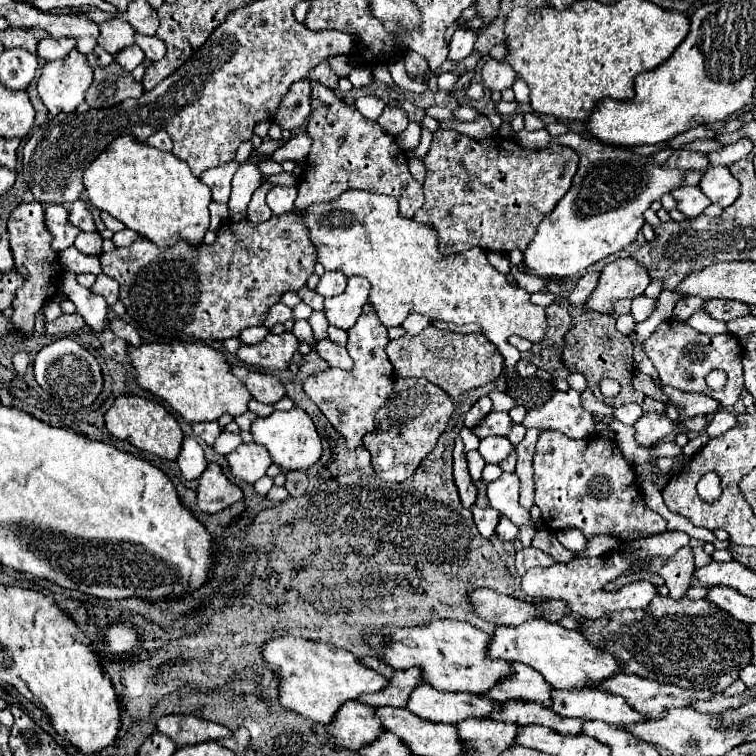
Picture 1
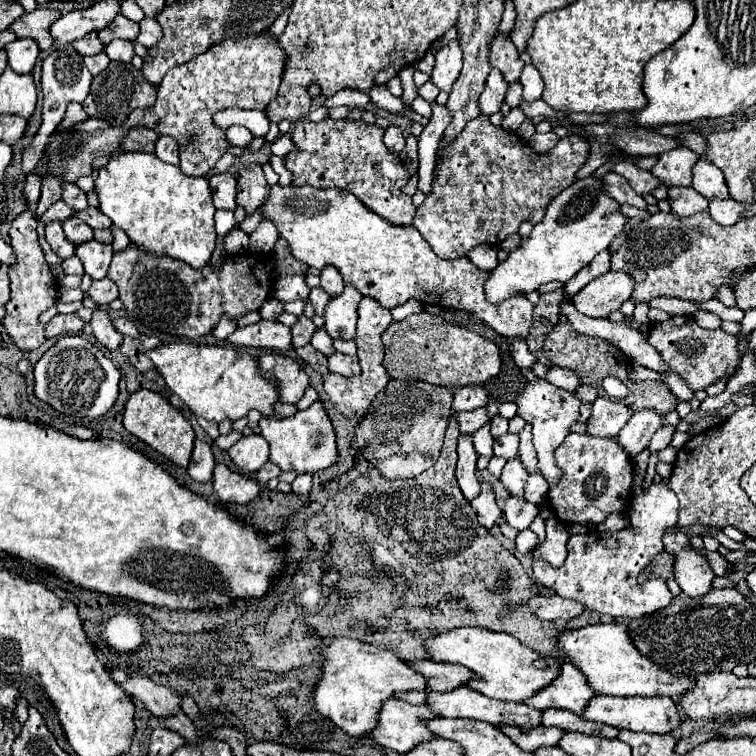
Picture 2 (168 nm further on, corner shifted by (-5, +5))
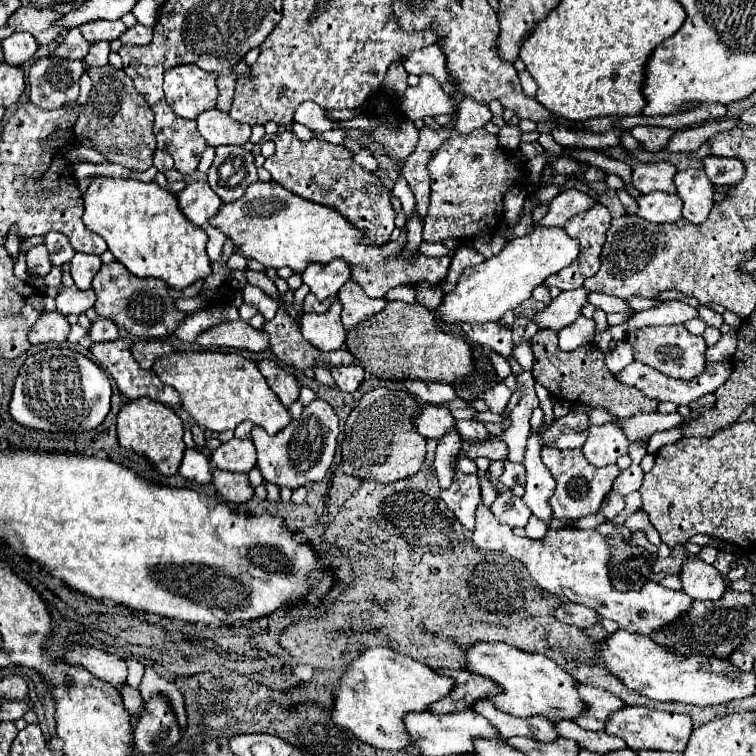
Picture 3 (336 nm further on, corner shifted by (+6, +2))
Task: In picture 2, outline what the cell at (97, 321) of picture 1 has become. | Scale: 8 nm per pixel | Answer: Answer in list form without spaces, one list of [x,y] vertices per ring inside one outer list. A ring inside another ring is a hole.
[[[97,306],[97,308],[93,310],[93,318],[91,318],[89,326],[91,326],[91,330],[93,330],[93,336],[99,340],[99,344],[107,346],[109,350],[117,350],[117,348],[119,348],[123,336],[115,330],[115,326],[113,326],[111,318],[107,316],[107,310],[105,310],[105,308]]]

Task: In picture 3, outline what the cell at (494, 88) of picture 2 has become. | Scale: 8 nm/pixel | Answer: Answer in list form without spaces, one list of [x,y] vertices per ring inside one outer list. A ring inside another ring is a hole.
[[[464,99],[458,105],[458,119],[454,123],[454,131],[466,135],[466,133],[472,133],[474,129],[484,127],[490,119],[492,119],[492,115],[486,105],[480,105],[472,99]]]

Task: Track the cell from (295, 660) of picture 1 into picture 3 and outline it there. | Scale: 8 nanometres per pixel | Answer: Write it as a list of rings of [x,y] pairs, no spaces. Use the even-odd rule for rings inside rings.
[[[370,647],[346,669],[334,691],[332,721],[350,729],[362,743],[388,751],[412,751],[412,739],[404,727],[404,717],[412,711],[430,711],[430,705],[448,697],[454,681],[438,675],[424,663],[400,655],[386,647]]]

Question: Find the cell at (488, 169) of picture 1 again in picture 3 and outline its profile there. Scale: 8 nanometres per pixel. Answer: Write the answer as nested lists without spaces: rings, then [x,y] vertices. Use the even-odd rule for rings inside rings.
[[[476,129],[470,135],[452,133],[428,161],[428,173],[432,195],[424,219],[426,243],[440,243],[448,237],[468,241],[478,233],[486,233],[490,227],[498,227],[504,193],[516,181],[524,181],[524,169],[510,161],[510,153],[506,153],[506,149],[498,145],[496,135],[490,135],[486,129]]]

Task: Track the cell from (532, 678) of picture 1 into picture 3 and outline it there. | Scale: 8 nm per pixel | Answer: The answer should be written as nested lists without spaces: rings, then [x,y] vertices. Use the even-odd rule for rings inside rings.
[[[578,685],[578,689],[580,689],[580,697],[588,705],[588,713],[576,719],[576,723],[582,729],[602,731],[606,727],[606,721],[610,719],[610,715],[626,707],[626,703],[620,697],[616,697],[604,689],[598,689],[592,685]]]

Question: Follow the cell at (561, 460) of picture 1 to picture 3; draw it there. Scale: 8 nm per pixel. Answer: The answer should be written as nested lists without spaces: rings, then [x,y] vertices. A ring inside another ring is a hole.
[[[542,447],[540,453],[544,465],[552,473],[556,481],[556,493],[550,499],[550,505],[554,509],[556,519],[578,519],[586,515],[594,515],[600,509],[600,503],[604,497],[610,493],[614,479],[620,475],[620,469],[616,465],[606,465],[606,467],[594,467],[584,459],[582,449],[550,449]]]

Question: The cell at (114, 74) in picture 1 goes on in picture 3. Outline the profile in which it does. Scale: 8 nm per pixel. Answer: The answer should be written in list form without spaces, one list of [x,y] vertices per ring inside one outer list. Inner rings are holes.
[[[112,65],[90,67],[88,75],[94,81],[94,87],[88,105],[84,105],[74,125],[76,141],[84,147],[100,151],[110,163],[120,163],[138,171],[150,169],[152,155],[156,151],[156,137],[152,133],[152,109],[148,103],[144,103],[144,97],[136,93],[132,79],[122,69],[116,69]]]

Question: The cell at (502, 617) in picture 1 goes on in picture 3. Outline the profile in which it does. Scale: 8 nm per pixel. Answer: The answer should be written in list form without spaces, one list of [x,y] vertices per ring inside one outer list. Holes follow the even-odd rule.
[[[566,603],[564,607],[556,609],[554,617],[560,619],[562,623],[568,623],[568,625],[574,625],[580,629],[586,629],[586,627],[592,627],[594,623],[598,623],[596,611],[592,611],[586,605],[578,605],[578,603]]]

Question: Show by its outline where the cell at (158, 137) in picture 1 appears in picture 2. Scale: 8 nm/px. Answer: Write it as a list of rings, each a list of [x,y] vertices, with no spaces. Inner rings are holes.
[[[159,136],[155,142],[155,156],[163,162],[179,166],[179,144],[171,136]]]

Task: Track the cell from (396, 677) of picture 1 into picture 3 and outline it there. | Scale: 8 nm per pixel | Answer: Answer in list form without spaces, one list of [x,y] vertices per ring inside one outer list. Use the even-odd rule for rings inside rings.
[[[440,669],[438,673],[452,677],[456,681],[456,687],[452,689],[452,693],[446,699],[432,705],[434,713],[468,711],[468,709],[472,709],[472,703],[500,693],[500,687],[496,687],[496,683],[492,683],[492,679],[476,675],[476,673],[466,671],[466,669],[458,669],[458,671]]]

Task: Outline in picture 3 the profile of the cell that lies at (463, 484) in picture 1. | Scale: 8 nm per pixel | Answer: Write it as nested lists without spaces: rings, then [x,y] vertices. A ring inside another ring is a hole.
[[[450,431],[448,435],[442,435],[438,439],[436,447],[436,459],[434,459],[434,469],[440,481],[440,487],[450,487],[452,483],[452,473],[456,465],[456,455],[460,451],[460,435],[458,431]]]

